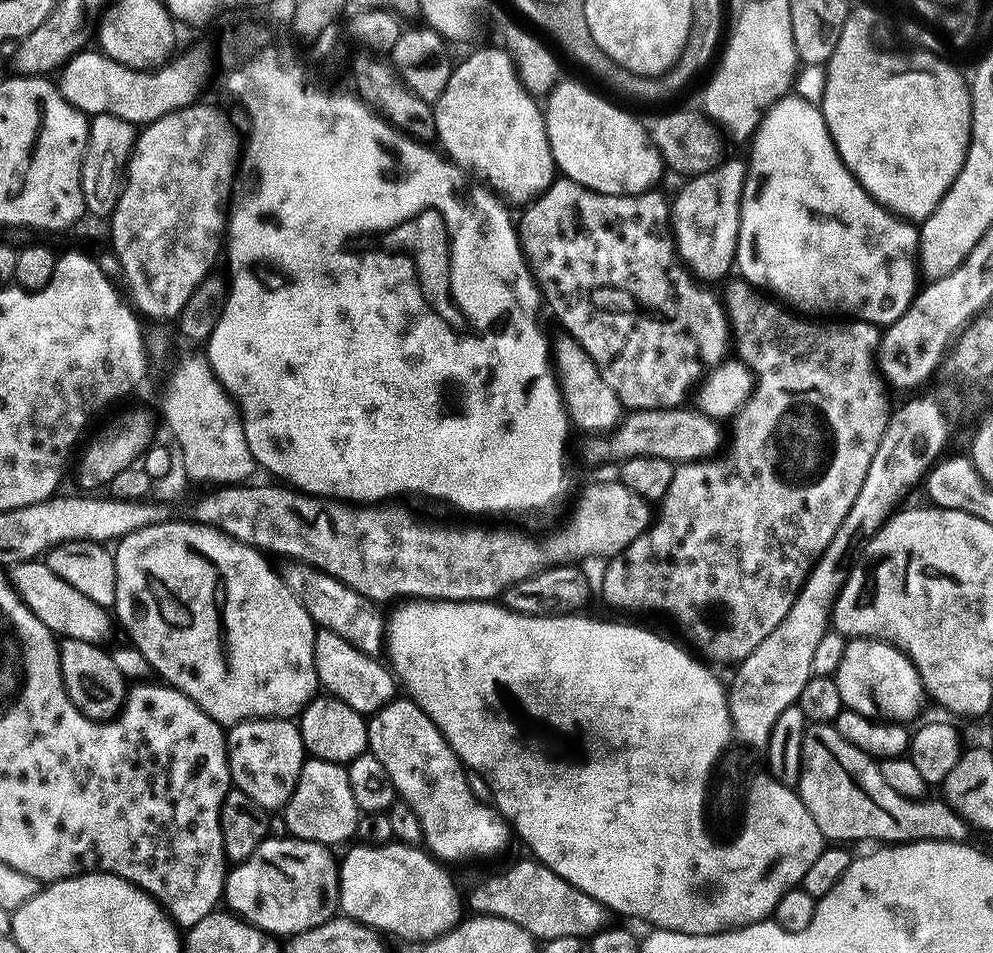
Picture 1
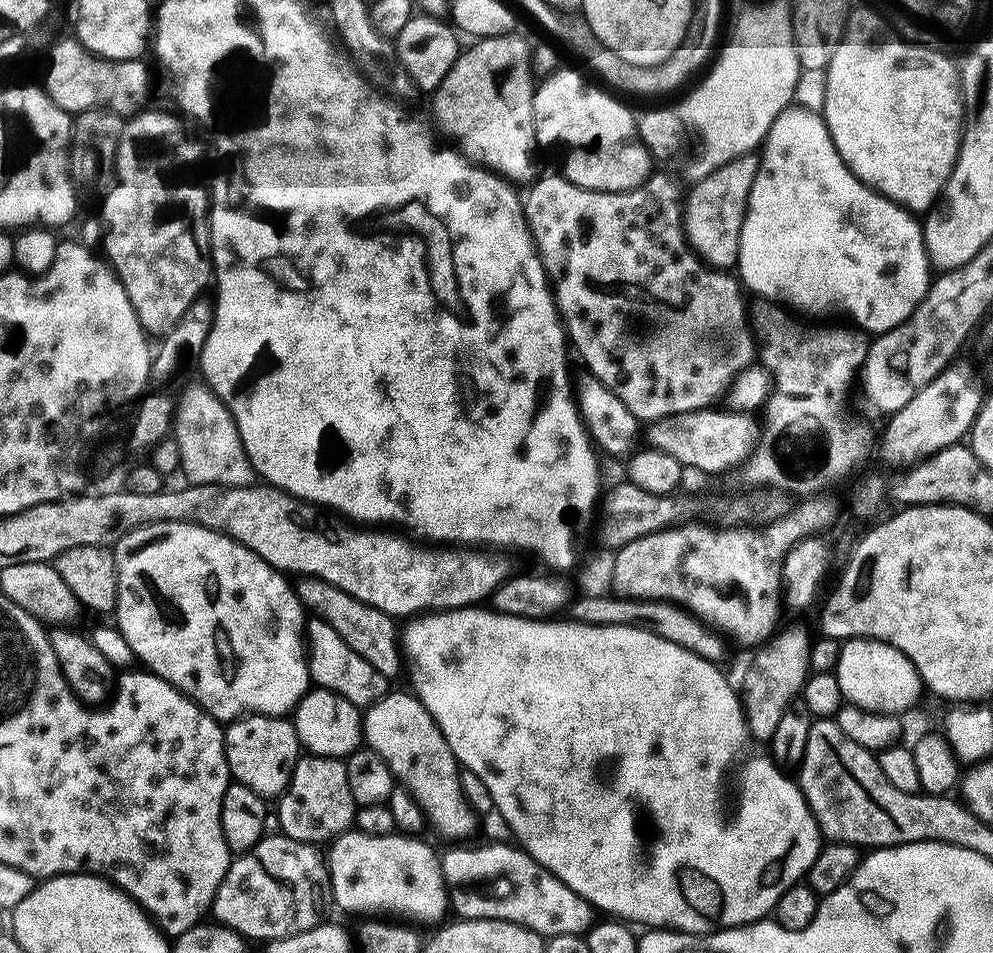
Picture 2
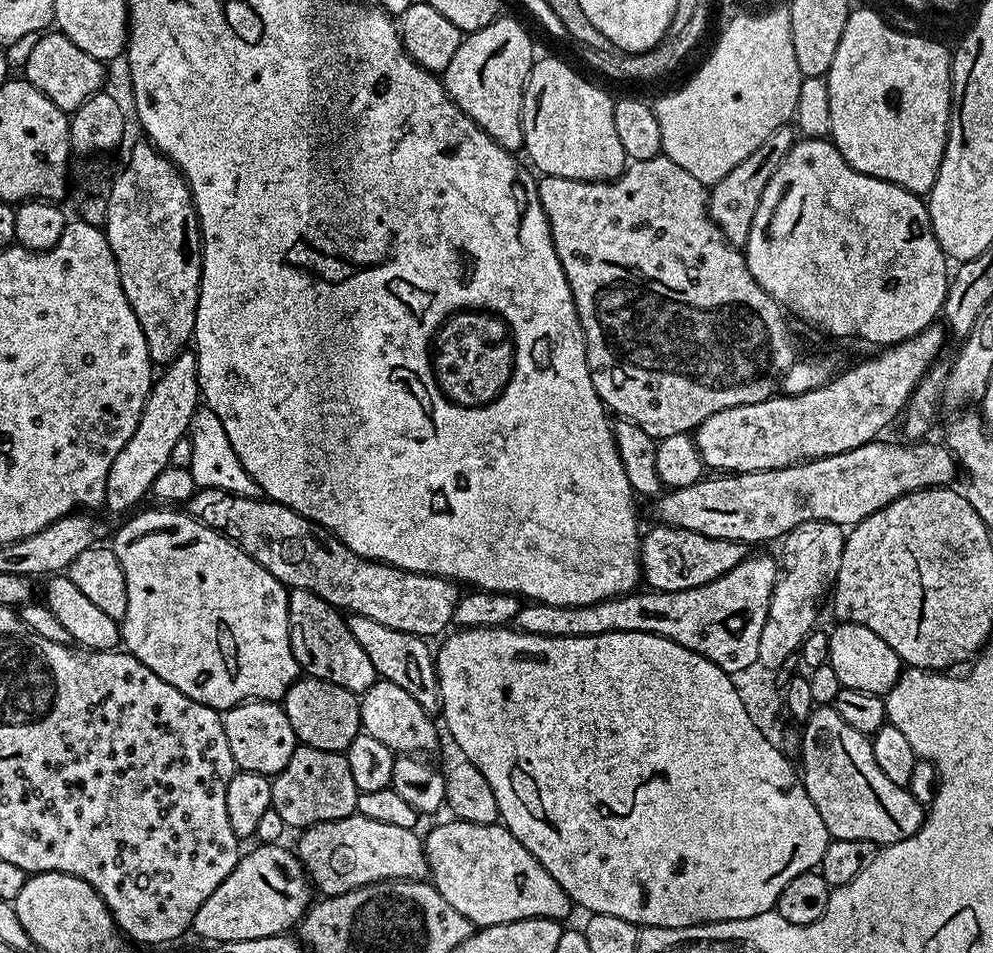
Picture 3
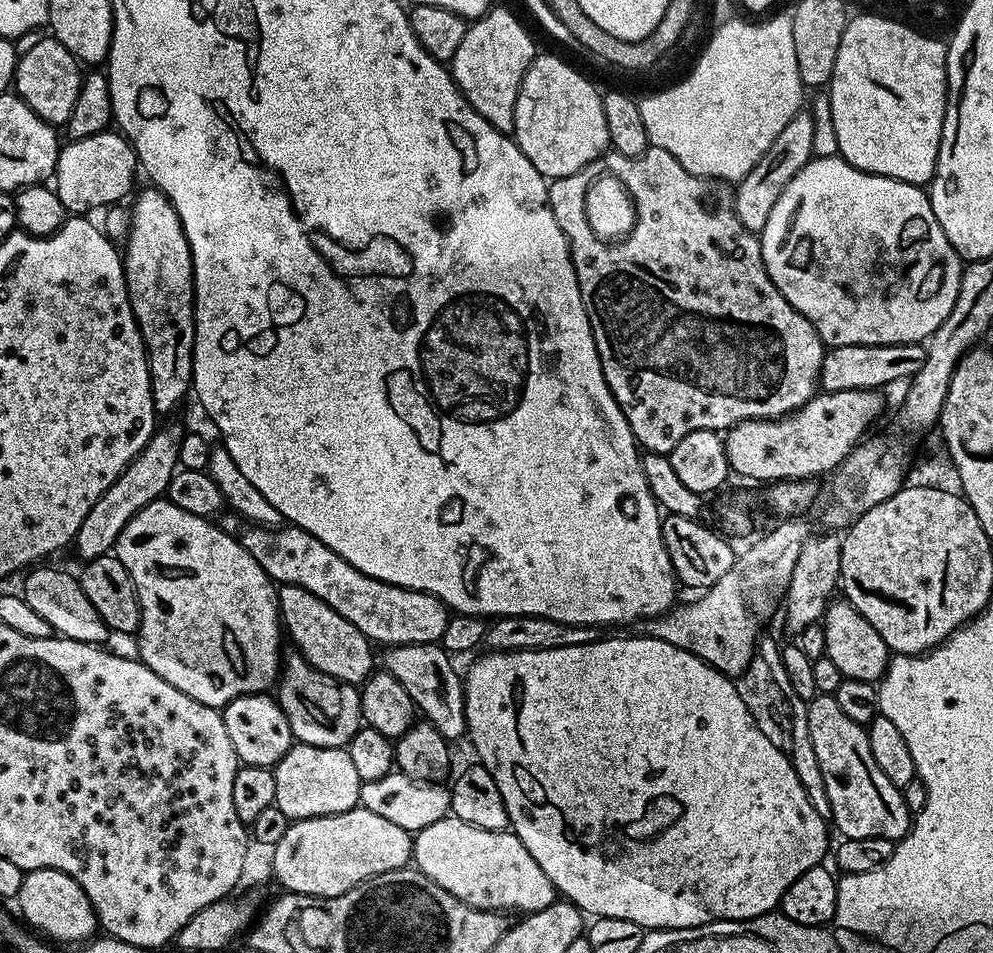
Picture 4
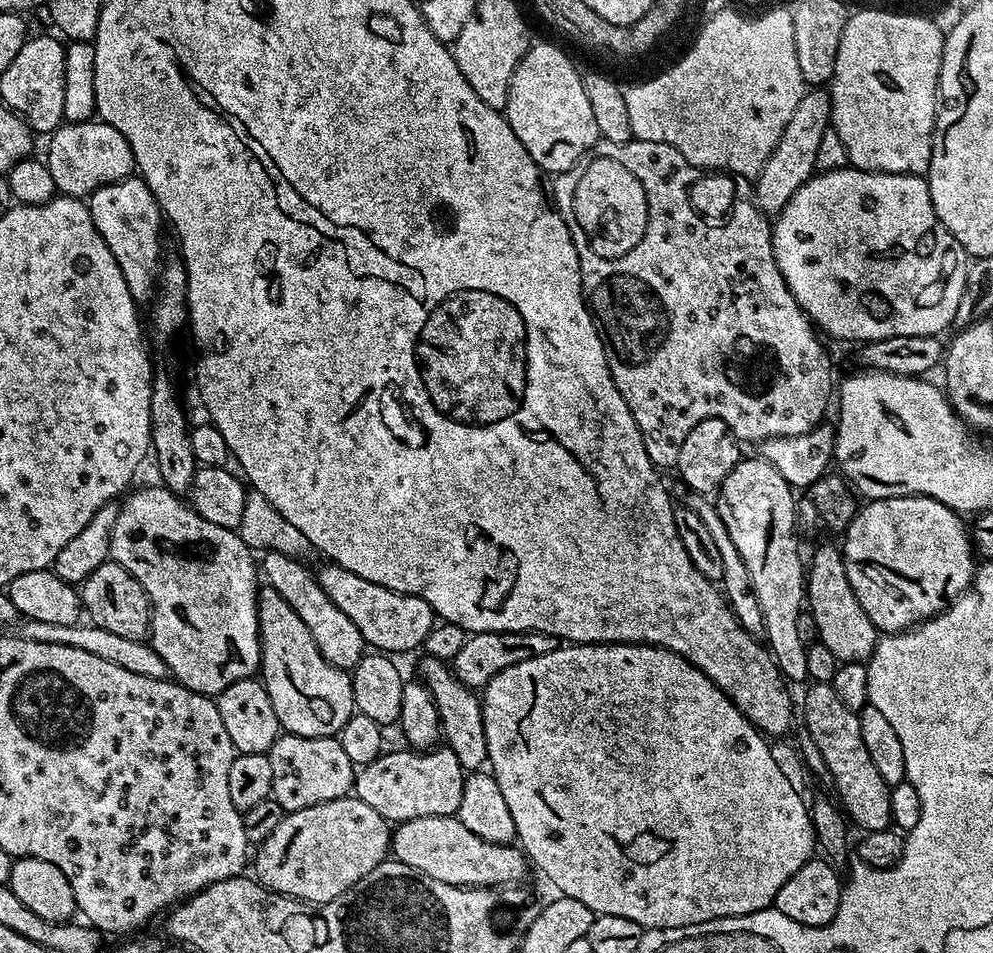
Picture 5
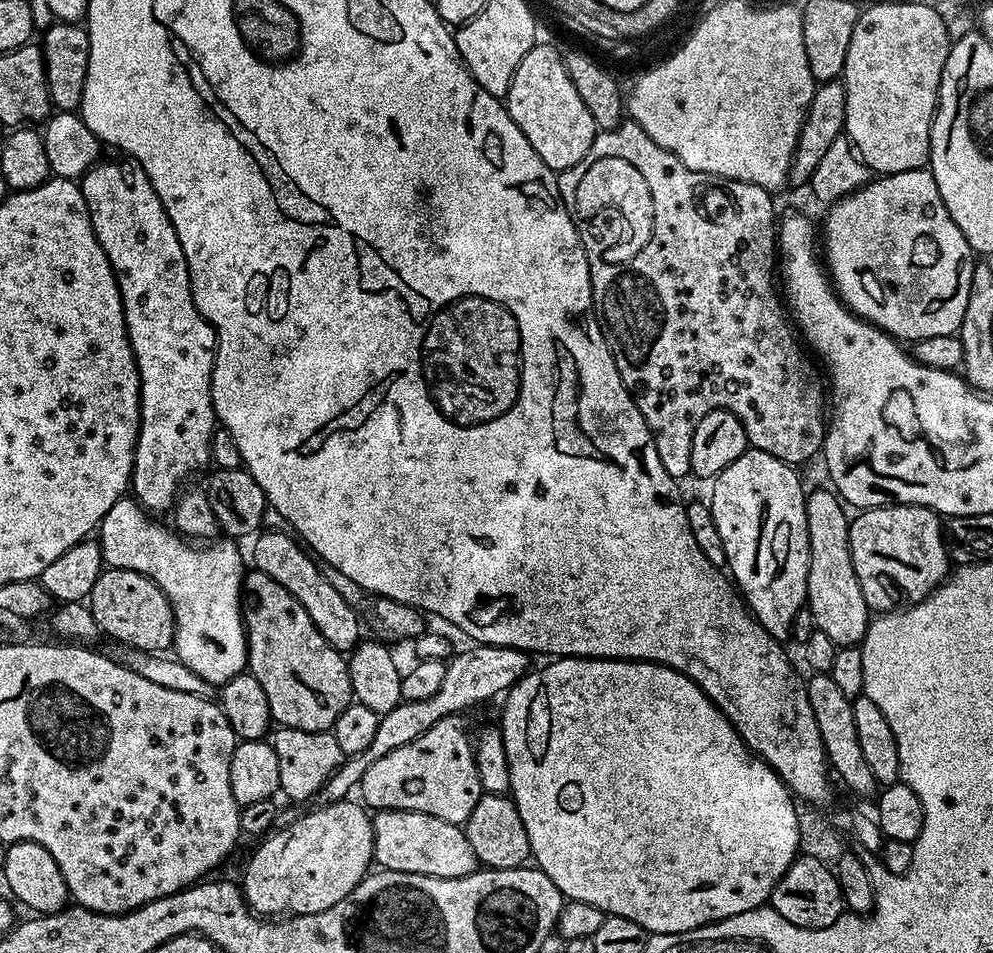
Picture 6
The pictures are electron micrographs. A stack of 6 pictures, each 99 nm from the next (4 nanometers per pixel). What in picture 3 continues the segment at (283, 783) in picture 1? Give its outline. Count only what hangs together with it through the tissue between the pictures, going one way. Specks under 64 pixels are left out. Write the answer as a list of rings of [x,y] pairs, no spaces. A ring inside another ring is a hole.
[[[246,700],[227,709],[222,719],[226,742],[230,742],[230,754],[239,771],[275,778],[286,766],[286,762],[290,762],[290,754],[294,754],[298,746],[296,735],[290,726],[290,718],[286,718],[279,703],[270,700]]]

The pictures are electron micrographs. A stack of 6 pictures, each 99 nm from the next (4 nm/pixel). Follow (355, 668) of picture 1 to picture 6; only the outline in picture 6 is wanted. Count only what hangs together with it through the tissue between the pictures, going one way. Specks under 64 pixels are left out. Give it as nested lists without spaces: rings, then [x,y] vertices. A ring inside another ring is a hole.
[[[284,530],[261,531],[255,540],[256,545],[252,548],[255,571],[274,578],[278,586],[286,586],[286,590],[294,594],[298,602],[302,602],[306,614],[310,614],[310,622],[318,626],[318,634],[322,634],[322,638],[326,638],[326,642],[330,642],[330,646],[339,652],[351,653],[362,640],[360,620],[356,617],[357,609],[347,605],[345,599],[322,578],[319,563],[314,559],[313,553],[295,535]]]

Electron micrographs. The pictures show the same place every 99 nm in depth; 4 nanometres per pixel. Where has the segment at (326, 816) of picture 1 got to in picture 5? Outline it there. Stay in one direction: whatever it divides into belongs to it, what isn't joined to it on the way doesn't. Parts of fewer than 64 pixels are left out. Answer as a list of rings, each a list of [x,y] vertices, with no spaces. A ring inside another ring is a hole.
[[[281,734],[267,755],[274,766],[271,799],[276,800],[285,813],[337,800],[353,791],[357,769],[350,762],[346,750],[342,750],[339,739]]]

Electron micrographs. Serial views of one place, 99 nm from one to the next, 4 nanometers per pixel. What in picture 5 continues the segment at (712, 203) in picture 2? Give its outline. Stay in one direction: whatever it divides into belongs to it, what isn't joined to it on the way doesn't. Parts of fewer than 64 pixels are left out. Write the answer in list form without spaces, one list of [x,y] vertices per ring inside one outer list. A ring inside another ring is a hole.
[[[824,90],[805,91],[798,110],[790,118],[778,146],[764,164],[764,169],[754,180],[756,205],[765,214],[779,214],[794,198],[794,194],[817,171],[816,159],[822,138],[830,131],[832,123],[832,98]]]

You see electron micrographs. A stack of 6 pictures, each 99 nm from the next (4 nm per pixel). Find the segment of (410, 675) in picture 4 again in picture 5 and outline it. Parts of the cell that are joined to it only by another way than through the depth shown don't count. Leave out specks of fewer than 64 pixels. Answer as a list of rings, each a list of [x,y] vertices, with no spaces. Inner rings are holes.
[[[425,655],[423,659],[418,679],[428,687],[438,706],[440,731],[447,747],[458,754],[460,765],[469,773],[481,771],[489,763],[488,743],[484,729],[484,705],[481,697],[473,689],[467,688],[445,661],[429,655]]]

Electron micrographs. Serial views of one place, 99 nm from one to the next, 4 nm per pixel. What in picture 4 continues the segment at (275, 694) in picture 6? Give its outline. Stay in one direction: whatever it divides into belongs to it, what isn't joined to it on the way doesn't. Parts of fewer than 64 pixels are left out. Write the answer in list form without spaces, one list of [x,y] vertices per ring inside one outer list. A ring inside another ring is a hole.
[[[299,654],[285,655],[282,660],[282,667],[278,672],[278,688],[280,693],[278,699],[280,708],[286,714],[290,722],[290,730],[293,737],[299,743],[309,744],[310,746],[326,746],[327,748],[342,748],[354,738],[354,734],[362,727],[362,717],[360,714],[360,694],[355,684],[344,684],[340,680],[330,678],[322,674],[316,668],[311,668],[305,662],[303,656]]]

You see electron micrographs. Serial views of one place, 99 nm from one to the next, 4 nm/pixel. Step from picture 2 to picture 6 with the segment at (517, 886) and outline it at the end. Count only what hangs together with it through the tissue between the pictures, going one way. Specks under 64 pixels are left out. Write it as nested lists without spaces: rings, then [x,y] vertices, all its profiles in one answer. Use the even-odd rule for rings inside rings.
[[[385,808],[372,816],[372,854],[375,863],[389,872],[409,872],[426,874],[434,878],[458,878],[477,871],[478,861],[468,841],[467,831],[461,825],[442,822],[434,814],[390,810]]]

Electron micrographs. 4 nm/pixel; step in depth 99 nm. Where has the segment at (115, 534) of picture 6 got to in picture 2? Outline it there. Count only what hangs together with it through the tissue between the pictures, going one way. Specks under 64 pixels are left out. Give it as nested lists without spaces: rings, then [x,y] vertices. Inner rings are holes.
[[[154,522],[132,532],[127,532],[114,546],[116,557],[116,573],[118,574],[118,598],[114,623],[119,628],[122,638],[130,646],[133,657],[141,660],[147,671],[161,676],[168,684],[179,688],[185,696],[196,701],[209,716],[221,722],[231,722],[245,714],[259,714],[262,716],[287,717],[295,709],[297,702],[309,691],[310,677],[308,675],[308,657],[306,642],[302,637],[302,629],[306,624],[306,612],[296,594],[296,589],[290,583],[289,577],[283,572],[268,565],[265,560],[258,558],[246,546],[237,540],[232,540],[222,532],[215,532],[190,522]]]

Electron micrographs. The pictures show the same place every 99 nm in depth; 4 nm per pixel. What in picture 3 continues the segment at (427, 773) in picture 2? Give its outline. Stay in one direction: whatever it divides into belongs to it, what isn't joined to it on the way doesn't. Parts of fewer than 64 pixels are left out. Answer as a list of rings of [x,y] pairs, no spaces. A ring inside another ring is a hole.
[[[377,679],[370,690],[359,697],[360,726],[370,738],[378,738],[390,750],[402,756],[420,756],[432,752],[436,748],[436,728],[432,725],[433,717],[402,686],[394,686],[394,682]]]

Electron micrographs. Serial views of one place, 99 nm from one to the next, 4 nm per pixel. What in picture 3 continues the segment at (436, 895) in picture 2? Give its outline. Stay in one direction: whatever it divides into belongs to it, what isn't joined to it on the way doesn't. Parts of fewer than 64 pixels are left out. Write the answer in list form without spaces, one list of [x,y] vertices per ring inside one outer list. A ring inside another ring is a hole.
[[[359,814],[305,828],[294,852],[304,865],[315,891],[324,896],[341,896],[366,884],[382,880],[411,880],[423,877],[426,857],[421,837],[411,828],[386,826]]]

